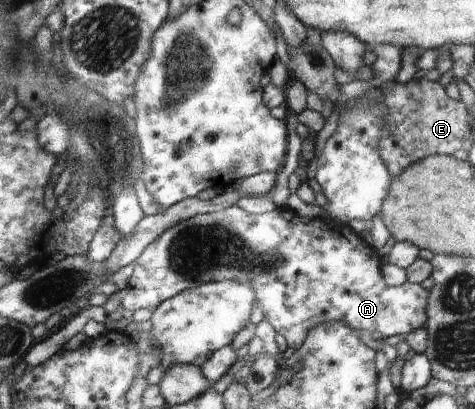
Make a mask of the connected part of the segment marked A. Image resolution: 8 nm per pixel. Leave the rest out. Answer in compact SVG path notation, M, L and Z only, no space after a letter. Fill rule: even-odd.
M237 205L224 208L223 210L198 214L197 216L178 222L175 226L168 228L157 240L154 240L143 250L141 256L135 260L135 267L129 283L125 290L122 291L123 300L121 306L123 309L131 310L134 312L139 309L148 309L153 312L155 308L159 307L164 300L172 299L174 296L180 295L185 291L195 288L197 285L201 285L206 282L221 282L222 280L233 280L233 282L249 282L253 286L253 290L257 292L257 306L262 307L264 318L275 329L276 334L281 334L289 348L297 350L304 346L304 341L308 338L309 332L313 328L319 327L321 324L327 322L341 322L341 324L349 324L353 330L363 330L363 332L377 332L381 334L382 341L389 336L398 334L402 337L408 335L410 332L416 331L418 328L423 328L428 323L427 306L429 290L423 288L419 283L412 283L406 281L399 286L387 286L383 282L383 276L381 276L381 266L379 266L379 260L375 256L375 250L369 248L356 233L350 225L342 224L339 226L339 222L333 222L333 218L315 218L315 220L309 220L307 224L303 222L293 222L293 220L285 220L285 210L281 210L281 207L275 207L271 212L264 212L263 214L249 214L245 212L243 208L239 208Z

